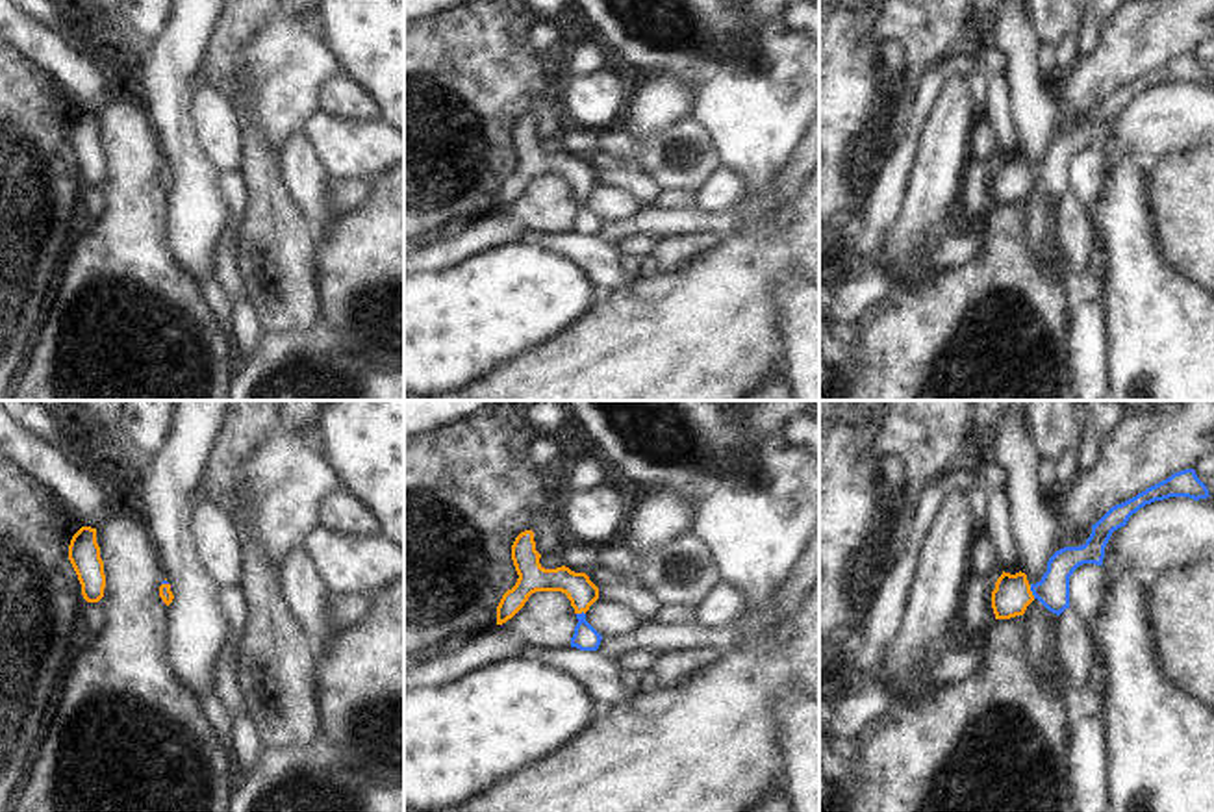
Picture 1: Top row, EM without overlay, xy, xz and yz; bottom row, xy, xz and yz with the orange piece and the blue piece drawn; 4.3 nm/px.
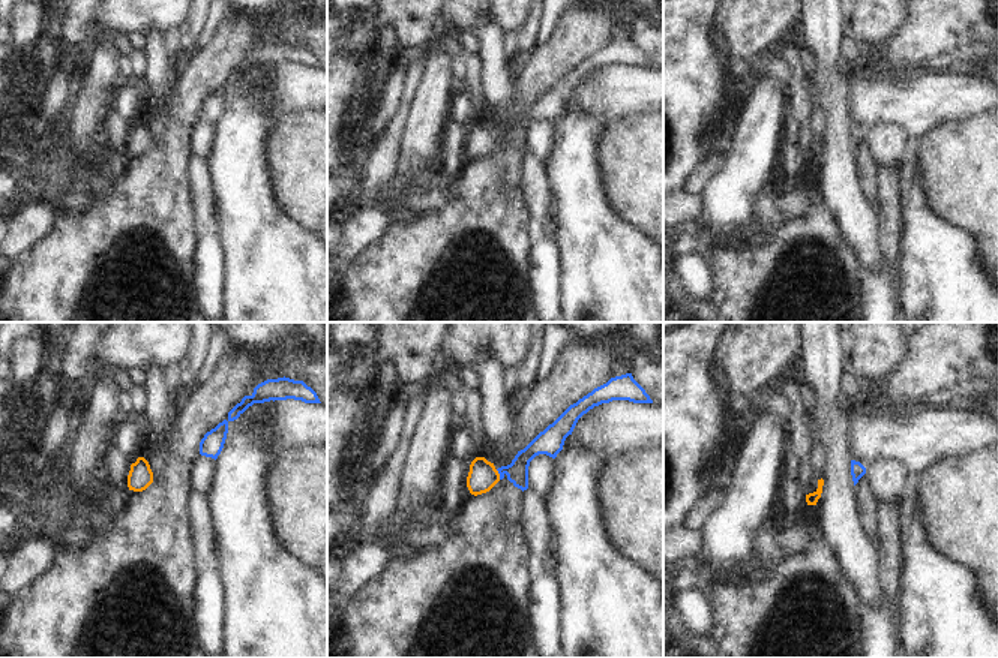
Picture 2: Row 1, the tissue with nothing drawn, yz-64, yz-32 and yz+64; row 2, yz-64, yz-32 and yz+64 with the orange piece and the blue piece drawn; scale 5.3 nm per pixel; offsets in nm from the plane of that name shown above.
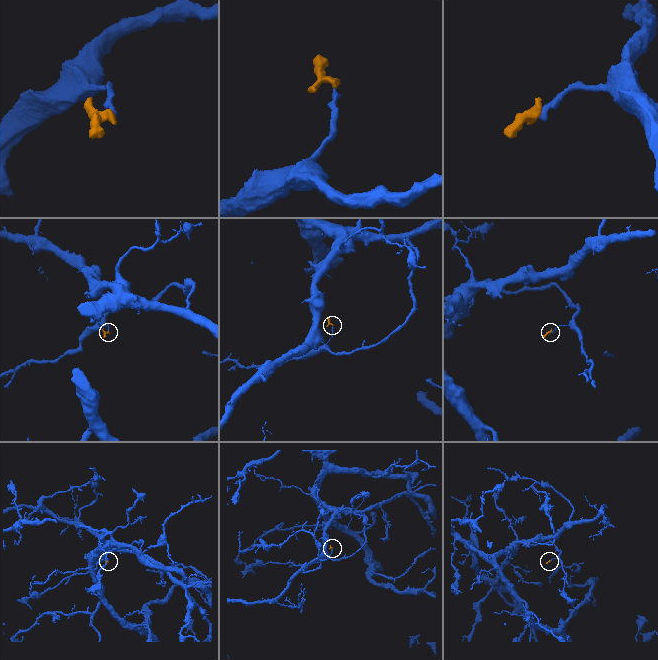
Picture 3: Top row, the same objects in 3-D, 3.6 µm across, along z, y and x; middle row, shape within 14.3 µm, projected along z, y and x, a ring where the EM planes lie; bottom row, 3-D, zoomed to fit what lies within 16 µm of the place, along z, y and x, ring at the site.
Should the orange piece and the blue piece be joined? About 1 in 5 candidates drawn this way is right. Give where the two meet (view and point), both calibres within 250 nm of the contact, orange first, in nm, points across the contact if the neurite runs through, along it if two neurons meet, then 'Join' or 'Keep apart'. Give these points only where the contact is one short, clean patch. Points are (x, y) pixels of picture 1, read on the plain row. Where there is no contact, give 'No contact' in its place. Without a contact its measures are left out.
Touches orange at yz (1031, 177). Thickness 160 nm (orange) against 140 nm. Path across: yz (1011, 182), (1031, 177), (1053, 175). Join

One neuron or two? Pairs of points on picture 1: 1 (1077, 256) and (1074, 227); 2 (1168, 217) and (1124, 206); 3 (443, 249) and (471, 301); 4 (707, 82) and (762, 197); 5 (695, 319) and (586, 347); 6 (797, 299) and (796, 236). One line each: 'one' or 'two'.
1: one
2: two
3: two
4: one
5: one
6: two

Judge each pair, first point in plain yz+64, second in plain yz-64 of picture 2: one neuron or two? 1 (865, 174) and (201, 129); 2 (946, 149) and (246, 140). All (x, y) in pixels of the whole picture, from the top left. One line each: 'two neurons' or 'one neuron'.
1: two neurons
2: two neurons

